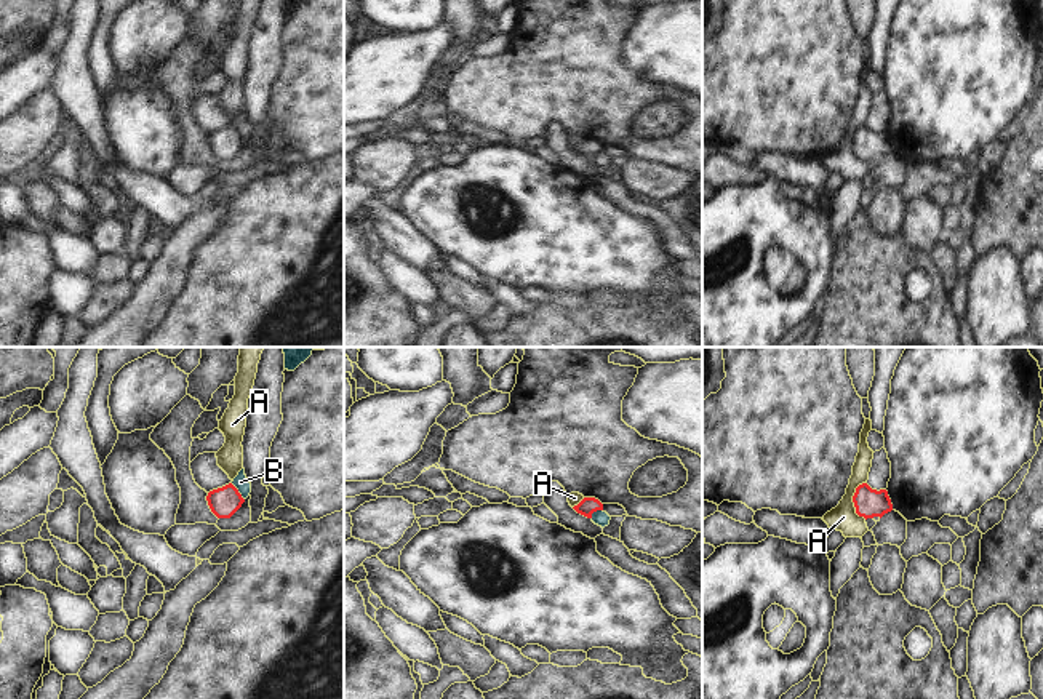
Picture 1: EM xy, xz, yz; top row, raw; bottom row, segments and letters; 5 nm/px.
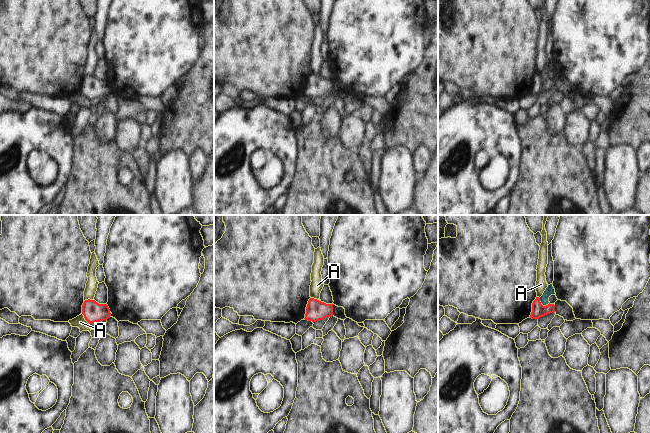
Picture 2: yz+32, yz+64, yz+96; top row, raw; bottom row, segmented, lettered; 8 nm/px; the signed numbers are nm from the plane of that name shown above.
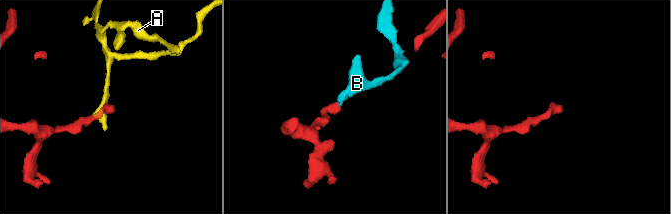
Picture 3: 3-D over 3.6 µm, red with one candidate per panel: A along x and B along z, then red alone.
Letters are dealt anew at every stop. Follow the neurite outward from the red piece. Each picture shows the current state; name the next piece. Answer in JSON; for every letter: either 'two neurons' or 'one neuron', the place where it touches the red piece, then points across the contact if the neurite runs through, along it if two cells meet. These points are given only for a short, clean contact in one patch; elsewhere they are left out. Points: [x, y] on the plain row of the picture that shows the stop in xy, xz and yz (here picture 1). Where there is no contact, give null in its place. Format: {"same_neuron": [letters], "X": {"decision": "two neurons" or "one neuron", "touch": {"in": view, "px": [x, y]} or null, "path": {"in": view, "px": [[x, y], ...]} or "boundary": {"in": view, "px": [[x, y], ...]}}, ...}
{"same_neuron": [], "A": {"decision": "two neurons", "touch": {"in": "yz", "px": [853, 143]}, "boundary": {"in": "yz", "px": [[863, 123], [856, 130], [853, 147], [866, 160]]}}, "B": {"decision": "two neurons", "touch": {"in": "xy", "px": [237, 133]}, "boundary": {"in": "xy", "px": [[231, 125], [243, 141]]}}}

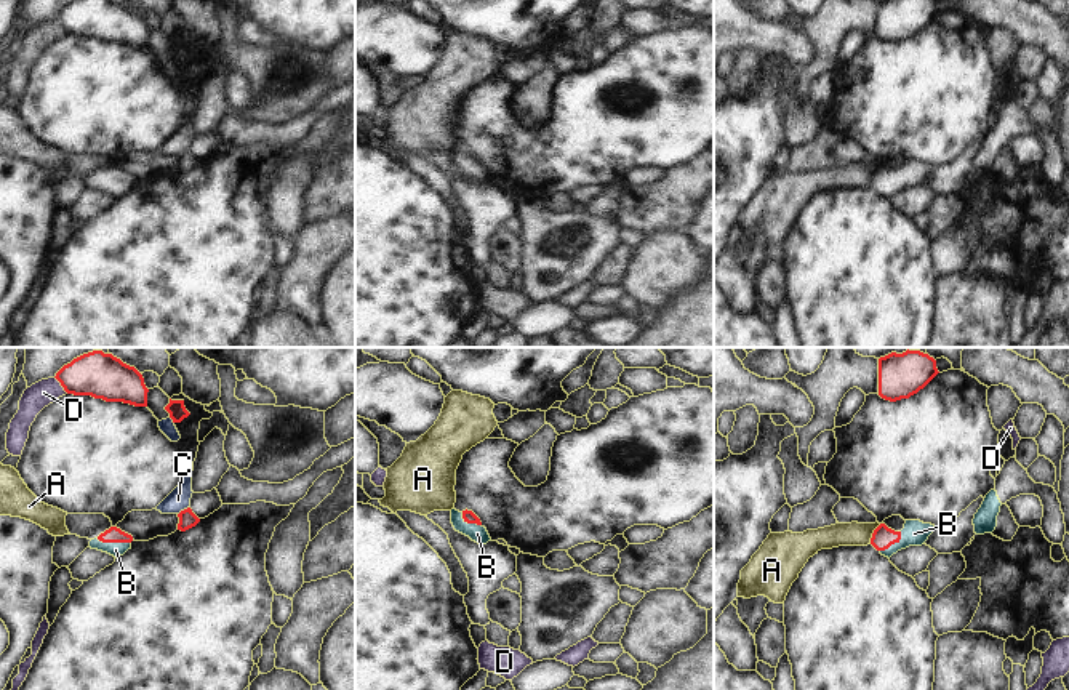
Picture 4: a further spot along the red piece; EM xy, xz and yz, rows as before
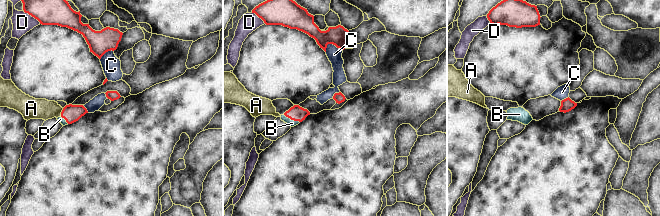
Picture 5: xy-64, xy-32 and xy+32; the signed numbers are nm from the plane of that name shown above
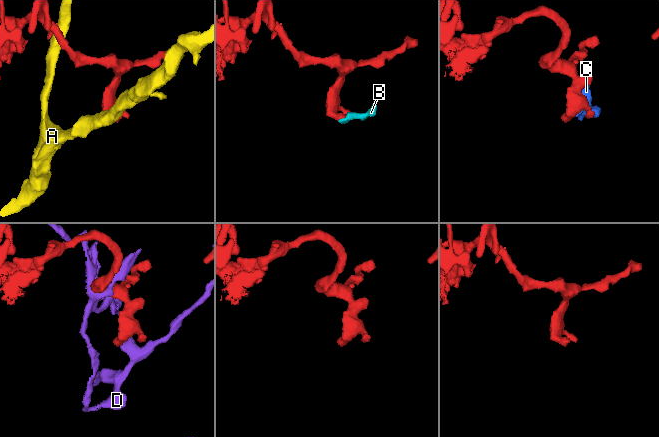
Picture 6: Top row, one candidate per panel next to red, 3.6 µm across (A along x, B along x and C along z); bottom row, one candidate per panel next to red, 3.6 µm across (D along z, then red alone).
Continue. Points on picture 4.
{"same_neuron": ["B"], "A": {"decision": "two neurons", "touch": {"in": "yz", "px": [872, 175]}, "boundary": {"in": "yz", "px": [[880, 165], [869, 184]]}}, "B": {"decision": "one neuron", "touch": {"in": "xy", "px": [114, 183]}, "path": {"in": "xy", "px": [[112, 176], [114, 183], [116, 191]]}}, "C": {"decision": "two neurons", "touch": {"in": "xy", "px": [184, 151]}}, "D": {"decision": "two neurons", "touch": {"in": "xy", "px": [61, 26]}}}

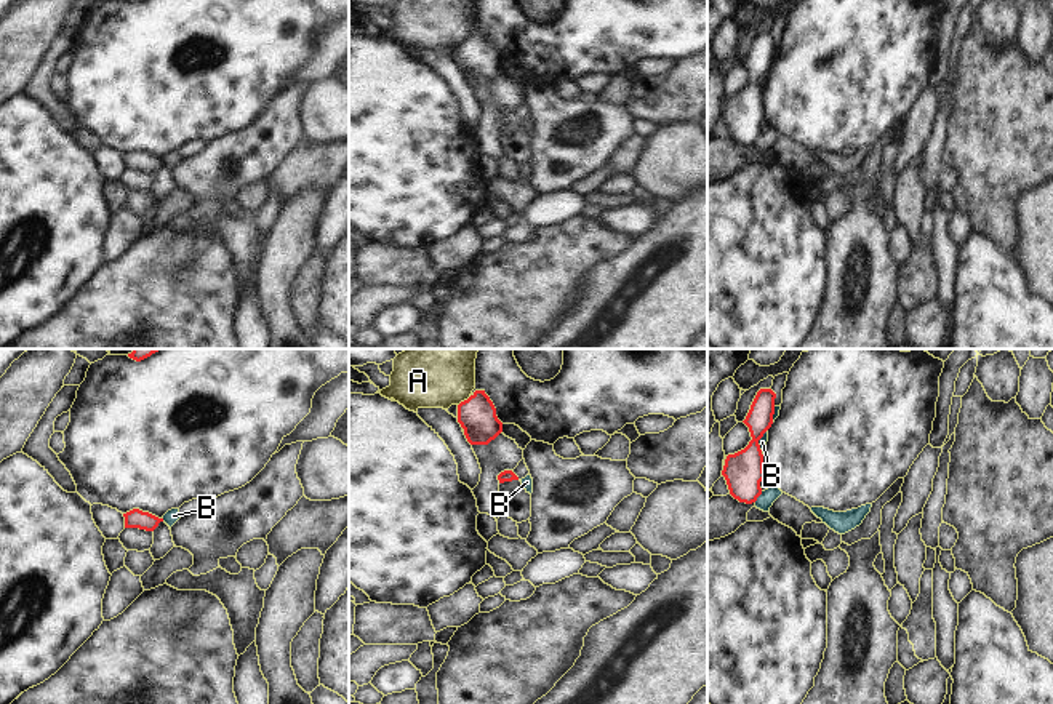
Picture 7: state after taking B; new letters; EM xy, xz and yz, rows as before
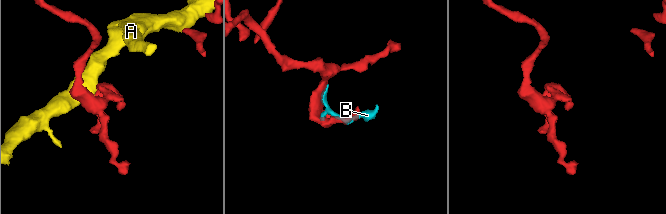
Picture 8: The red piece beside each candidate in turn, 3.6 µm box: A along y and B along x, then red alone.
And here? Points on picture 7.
{"same_neuron": [], "A": {"decision": "two neurons", "touch": {"in": "xz", "px": [464, 42]}, "boundary": {"in": "xz", "px": [[471, 37], [458, 47]]}}, "B": {"decision": "two neurons", "touch": {"in": "yz", "px": [759, 136]}}}

